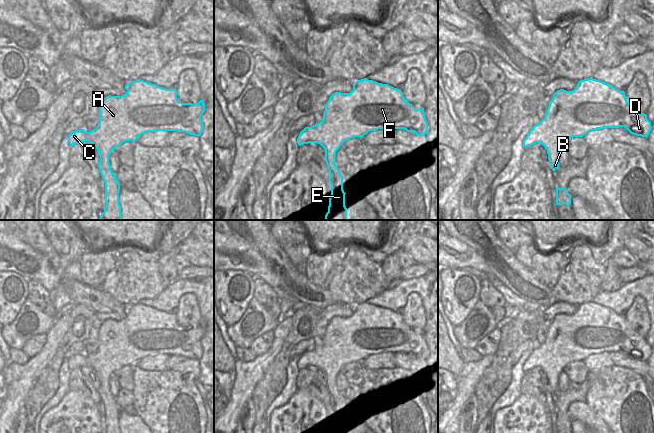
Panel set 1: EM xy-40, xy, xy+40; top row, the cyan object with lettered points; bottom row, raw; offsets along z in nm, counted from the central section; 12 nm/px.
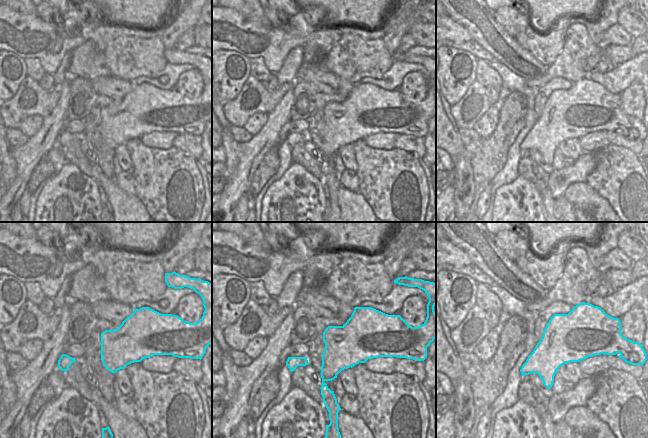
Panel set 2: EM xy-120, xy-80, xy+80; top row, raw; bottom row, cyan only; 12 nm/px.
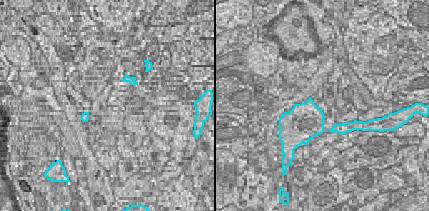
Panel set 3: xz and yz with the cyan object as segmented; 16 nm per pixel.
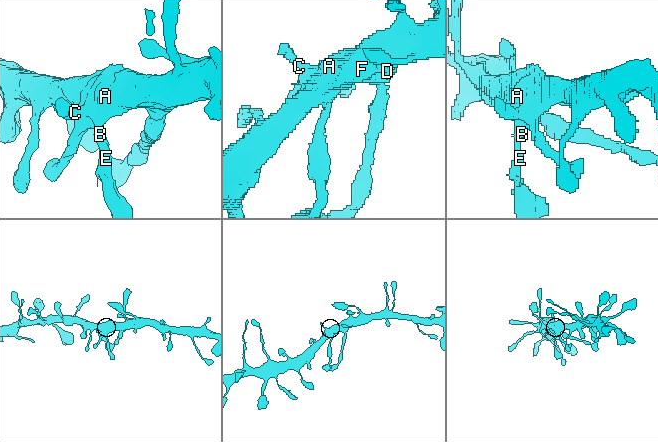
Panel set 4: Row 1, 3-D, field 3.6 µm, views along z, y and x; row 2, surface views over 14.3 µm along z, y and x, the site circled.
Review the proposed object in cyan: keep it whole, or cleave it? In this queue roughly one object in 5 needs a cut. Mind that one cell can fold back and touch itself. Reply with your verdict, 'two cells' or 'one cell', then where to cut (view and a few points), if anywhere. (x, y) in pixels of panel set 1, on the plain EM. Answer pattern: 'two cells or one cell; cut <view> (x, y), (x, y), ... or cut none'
one cell; cut none

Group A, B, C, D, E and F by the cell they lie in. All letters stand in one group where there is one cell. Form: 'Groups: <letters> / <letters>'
Groups: A B C D E F

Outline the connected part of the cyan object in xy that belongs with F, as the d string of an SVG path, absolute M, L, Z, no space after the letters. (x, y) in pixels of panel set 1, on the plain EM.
M364 302L353 308L353 314L350 317L333 317L325 329L323 344L311 351L305 351L300 356L297 362L299 370L318 367L325 373L325 386L331 408L328 433L347 433L346 417L343 414L344 402L335 386L336 375L349 363L363 361L370 355L384 352L404 353L407 356L414 356L417 360L425 360L428 356L428 347L425 343L424 332L416 333L404 322L401 313Z

